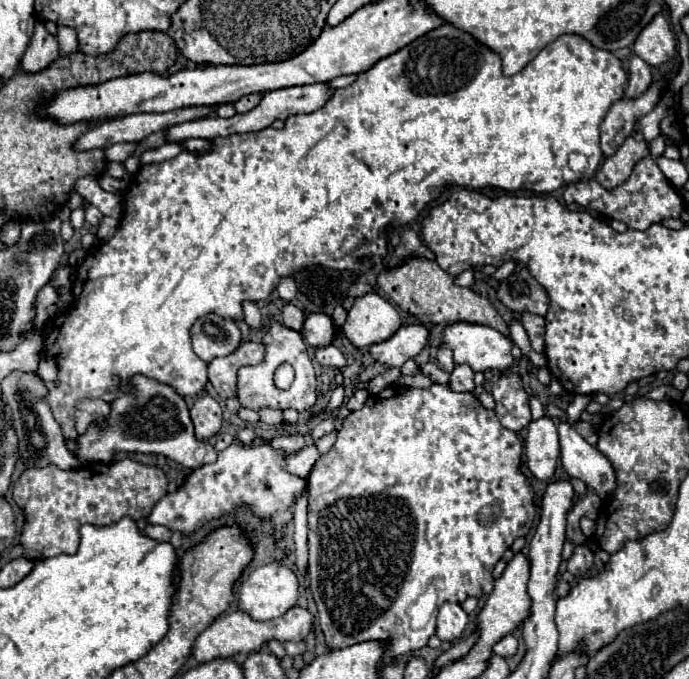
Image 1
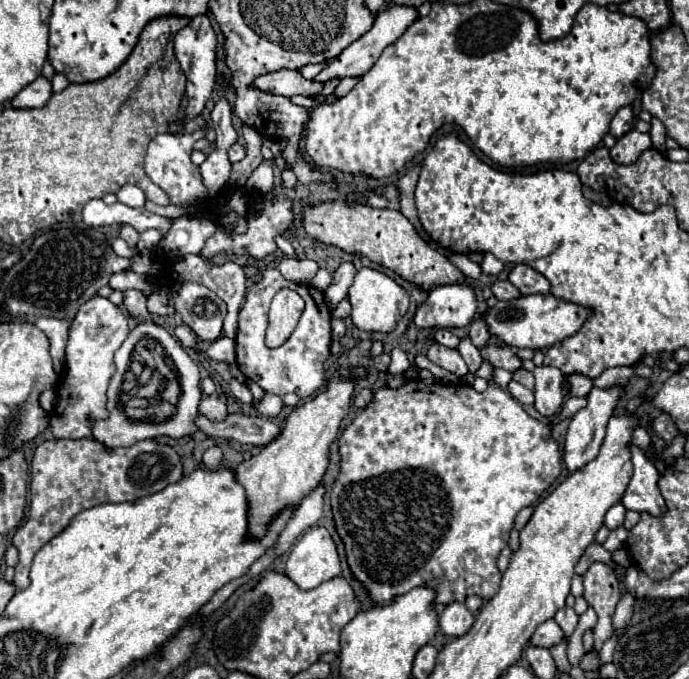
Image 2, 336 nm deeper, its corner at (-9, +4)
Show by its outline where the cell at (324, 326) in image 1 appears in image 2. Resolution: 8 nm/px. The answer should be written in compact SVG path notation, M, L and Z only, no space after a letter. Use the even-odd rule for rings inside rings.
M343 263L339 265L339 269L333 273L333 283L331 287L325 291L325 299L327 299L327 305L331 311L335 311L335 307L339 305L339 301L347 295L351 283L353 283L353 277L355 277L355 267L353 263Z

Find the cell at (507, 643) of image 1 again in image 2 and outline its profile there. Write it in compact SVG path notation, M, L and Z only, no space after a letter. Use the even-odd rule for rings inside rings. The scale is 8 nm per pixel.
M549 619L549 621L545 621L545 623L541 623L537 629L535 629L535 633L533 633L533 637L531 637L531 645L535 645L535 647L551 647L551 645L557 645L557 643L561 643L563 641L563 631L561 631L561 627L553 621L553 619Z

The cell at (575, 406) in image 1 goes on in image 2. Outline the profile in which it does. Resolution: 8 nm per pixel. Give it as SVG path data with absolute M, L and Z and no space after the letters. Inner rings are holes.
M629 445L629 451L631 451L631 461L633 461L633 475L621 497L623 507L637 513L647 511L651 515L663 515L665 501L657 487L657 479L659 479L657 467L643 455L639 447Z

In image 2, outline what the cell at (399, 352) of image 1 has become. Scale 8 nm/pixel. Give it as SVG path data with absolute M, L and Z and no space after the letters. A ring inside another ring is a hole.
M441 285L435 287L427 301L415 313L417 329L453 329L465 327L473 321L477 311L477 299L467 285Z

